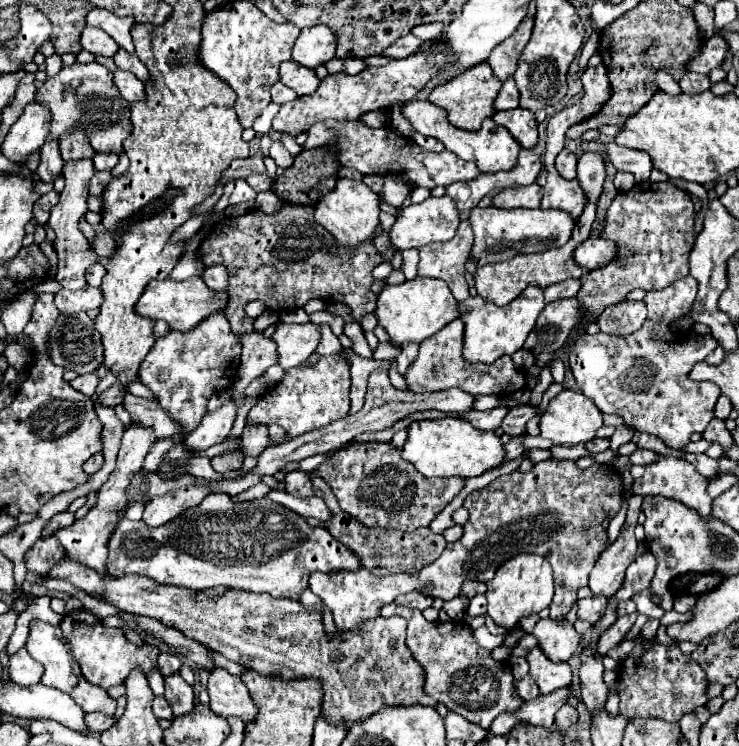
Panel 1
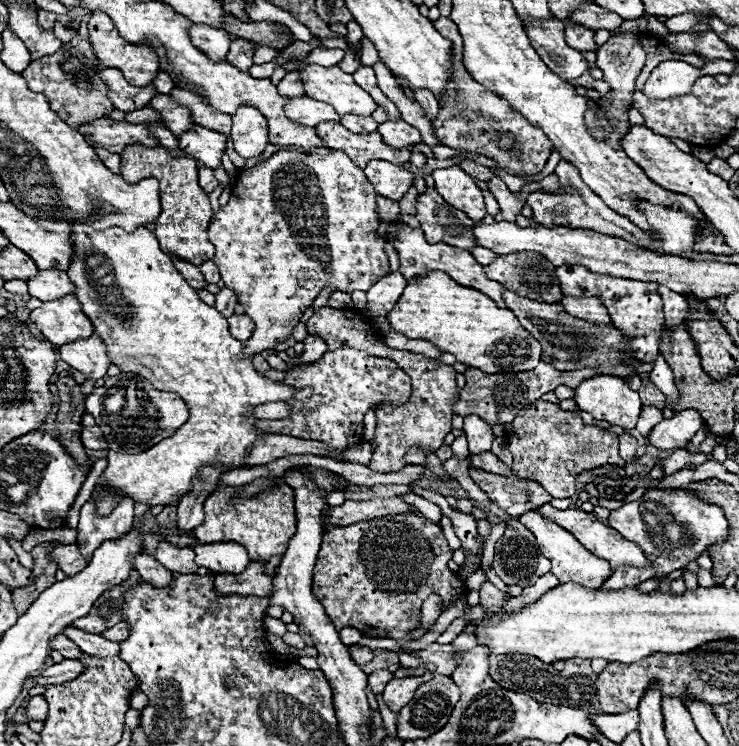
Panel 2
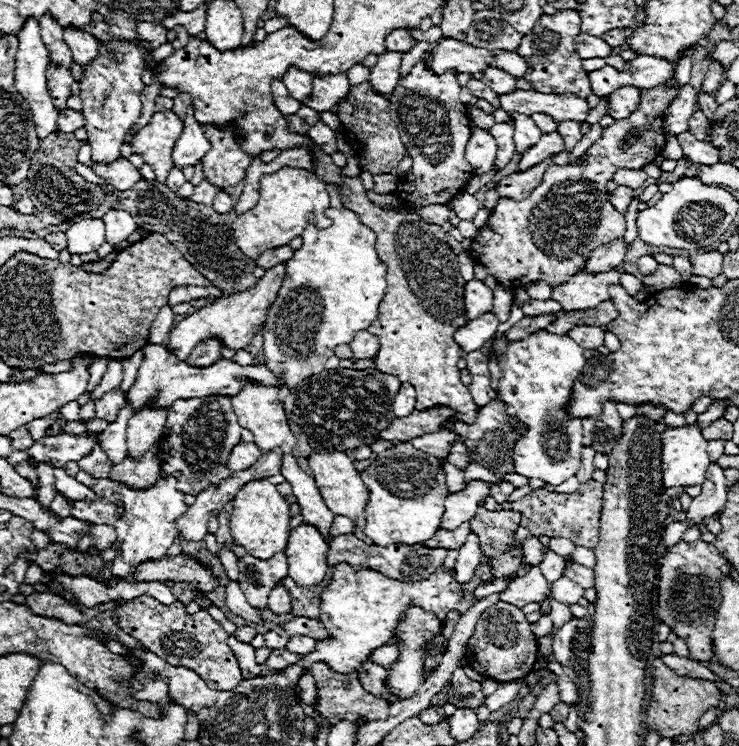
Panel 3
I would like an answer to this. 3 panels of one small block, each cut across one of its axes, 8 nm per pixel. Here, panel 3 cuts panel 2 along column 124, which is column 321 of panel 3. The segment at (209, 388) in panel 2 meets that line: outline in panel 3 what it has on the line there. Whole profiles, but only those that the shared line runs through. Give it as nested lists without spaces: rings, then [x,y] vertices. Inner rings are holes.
[[[328,208],[326,216],[332,218],[332,226],[326,230],[304,230],[304,244],[294,250],[294,256],[286,262],[286,276],[278,290],[274,304],[268,310],[266,322],[262,326],[264,336],[264,364],[274,374],[282,374],[280,386],[294,388],[300,380],[320,374],[334,348],[340,344],[350,344],[360,330],[368,330],[370,324],[378,318],[378,306],[386,290],[386,264],[378,258],[374,248],[376,234],[364,226],[358,216],[348,208]],[[328,452],[328,454],[310,454],[308,456],[308,466],[310,472],[314,476],[314,482],[326,502],[326,506],[336,514],[336,516],[346,516],[354,522],[354,534],[356,538],[360,538],[362,542],[366,542],[366,534],[364,534],[364,510],[366,510],[366,498],[368,498],[368,490],[360,478],[360,472],[354,468],[352,460],[344,454],[344,452]]]

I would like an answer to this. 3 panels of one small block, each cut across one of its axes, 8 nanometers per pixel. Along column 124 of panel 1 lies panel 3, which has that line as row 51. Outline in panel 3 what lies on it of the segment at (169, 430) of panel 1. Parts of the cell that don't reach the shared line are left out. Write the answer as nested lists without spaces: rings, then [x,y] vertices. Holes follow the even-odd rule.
[[[394,30],[392,34],[388,34],[388,40],[386,40],[386,50],[390,52],[400,52],[400,54],[406,54],[412,46],[416,44],[416,40],[406,32],[406,30]]]

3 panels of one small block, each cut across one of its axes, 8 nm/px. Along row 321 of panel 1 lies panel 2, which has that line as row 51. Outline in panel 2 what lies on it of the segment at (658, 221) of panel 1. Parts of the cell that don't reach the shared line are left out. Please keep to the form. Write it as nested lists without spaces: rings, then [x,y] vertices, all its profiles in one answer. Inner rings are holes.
[[[566,24],[564,26],[564,38],[566,38],[566,44],[572,46],[574,50],[580,50],[580,52],[598,50],[598,46],[594,42],[594,32],[590,28],[586,28],[586,26]]]

